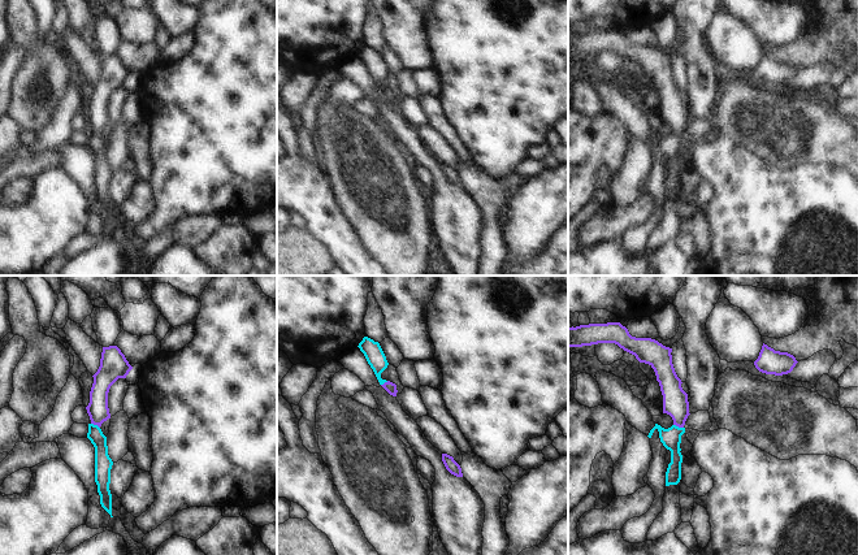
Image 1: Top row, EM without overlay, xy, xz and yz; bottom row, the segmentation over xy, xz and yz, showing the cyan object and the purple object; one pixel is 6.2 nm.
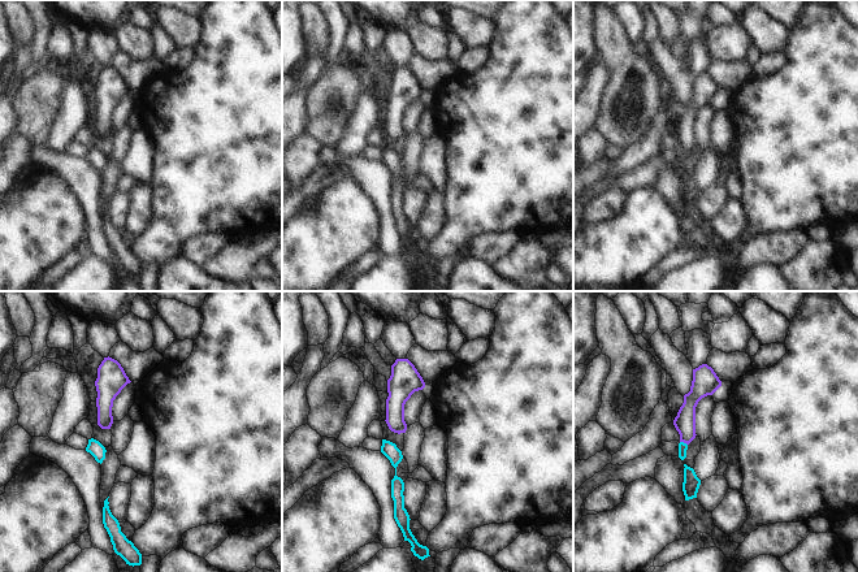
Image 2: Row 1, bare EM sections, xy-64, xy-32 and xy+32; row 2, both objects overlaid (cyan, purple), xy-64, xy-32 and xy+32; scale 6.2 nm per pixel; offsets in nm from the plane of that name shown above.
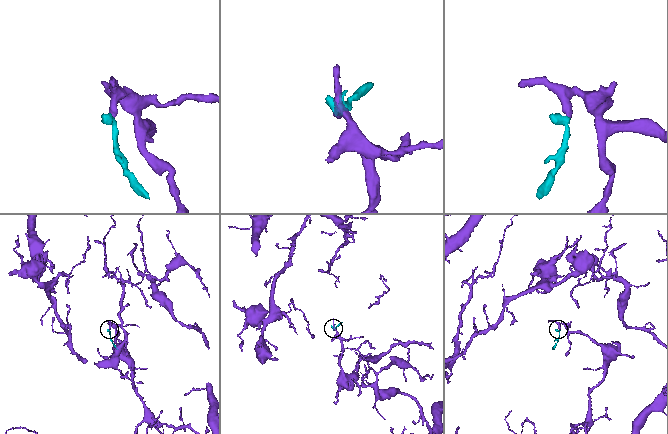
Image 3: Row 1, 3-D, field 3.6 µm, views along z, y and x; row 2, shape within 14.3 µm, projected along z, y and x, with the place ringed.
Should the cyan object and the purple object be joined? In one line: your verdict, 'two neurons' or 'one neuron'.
one neuron

